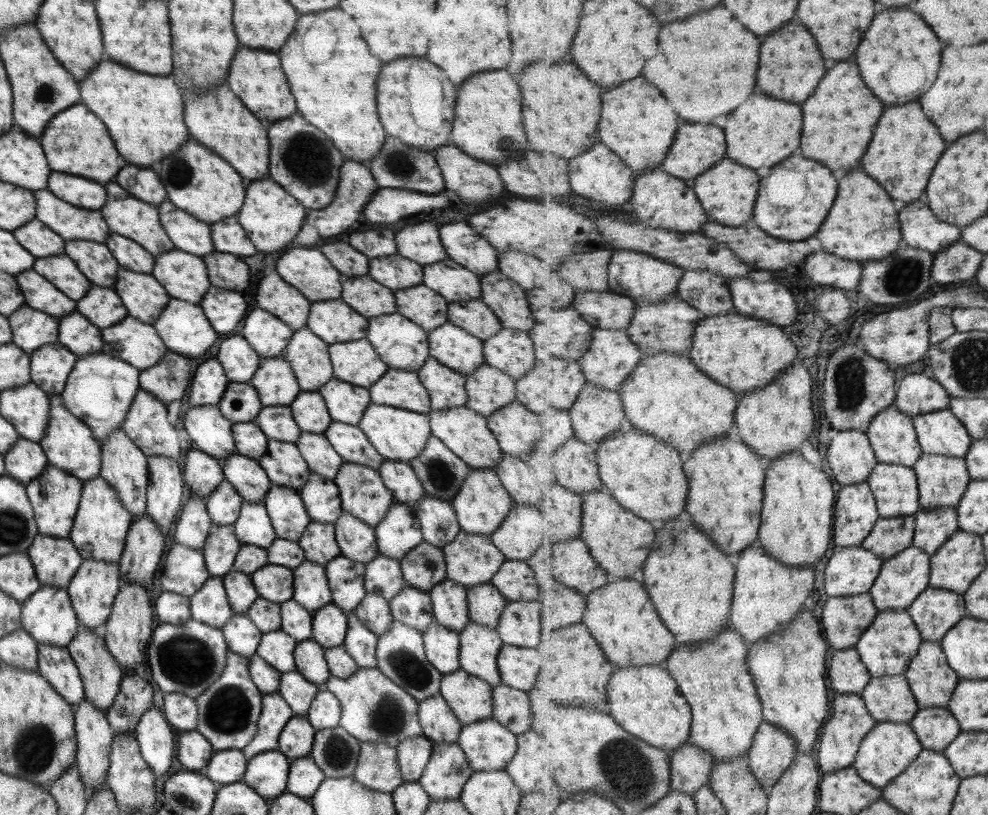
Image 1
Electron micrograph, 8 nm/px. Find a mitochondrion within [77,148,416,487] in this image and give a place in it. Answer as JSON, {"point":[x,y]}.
{"point":[178,173]}

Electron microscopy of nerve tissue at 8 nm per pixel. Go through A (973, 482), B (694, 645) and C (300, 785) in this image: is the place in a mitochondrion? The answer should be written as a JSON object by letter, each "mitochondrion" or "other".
{"A":"other","B":"other","C":"other"}

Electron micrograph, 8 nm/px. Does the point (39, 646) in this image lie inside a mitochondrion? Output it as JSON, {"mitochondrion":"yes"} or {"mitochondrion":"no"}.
{"mitochondrion":"no"}

